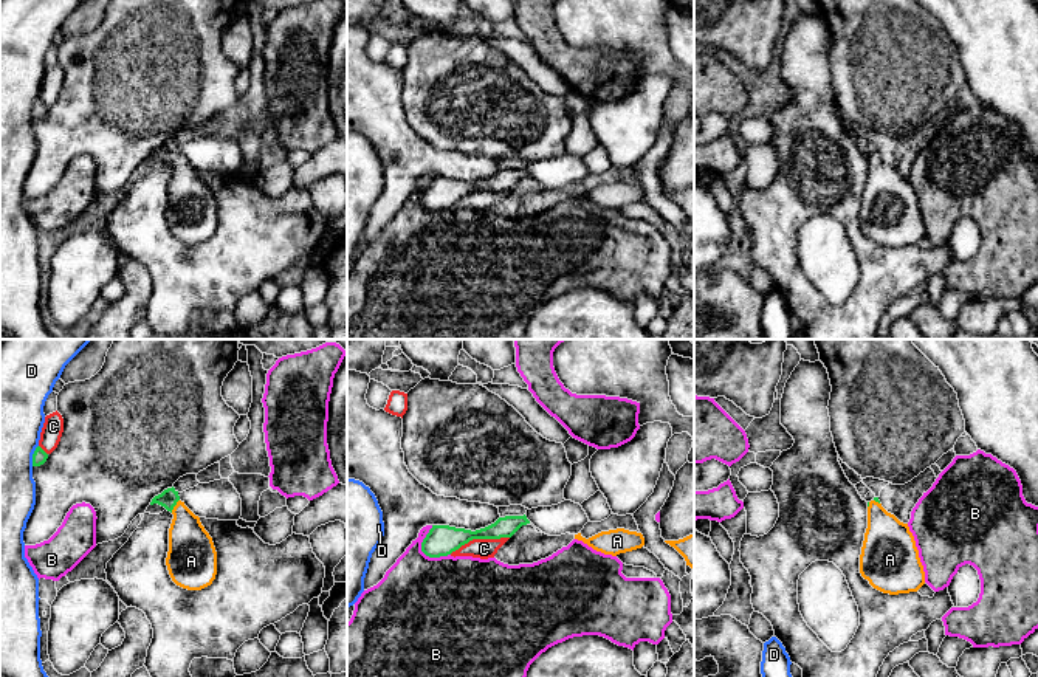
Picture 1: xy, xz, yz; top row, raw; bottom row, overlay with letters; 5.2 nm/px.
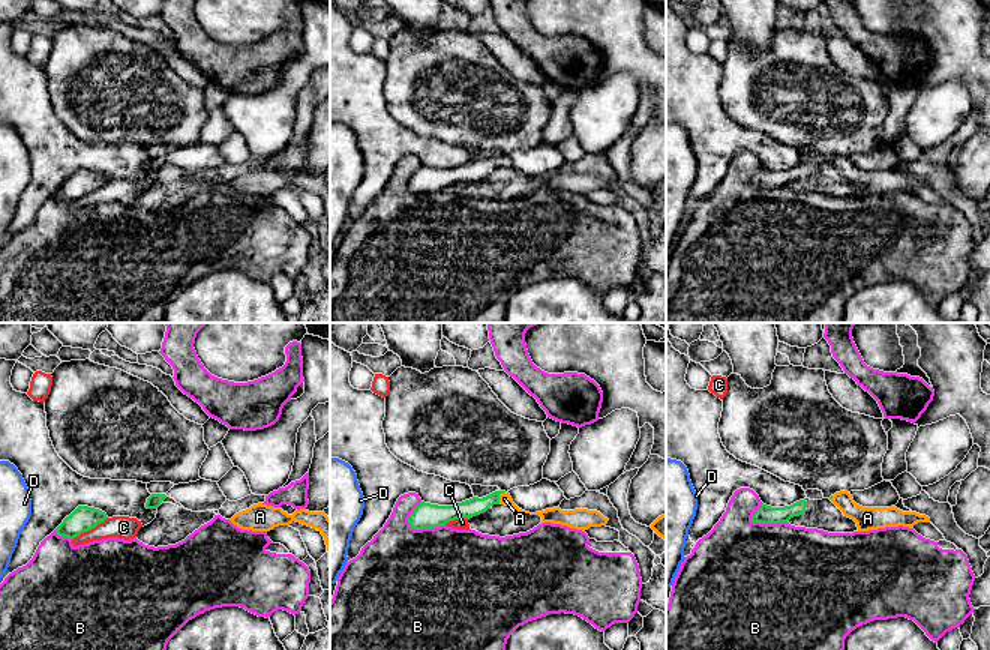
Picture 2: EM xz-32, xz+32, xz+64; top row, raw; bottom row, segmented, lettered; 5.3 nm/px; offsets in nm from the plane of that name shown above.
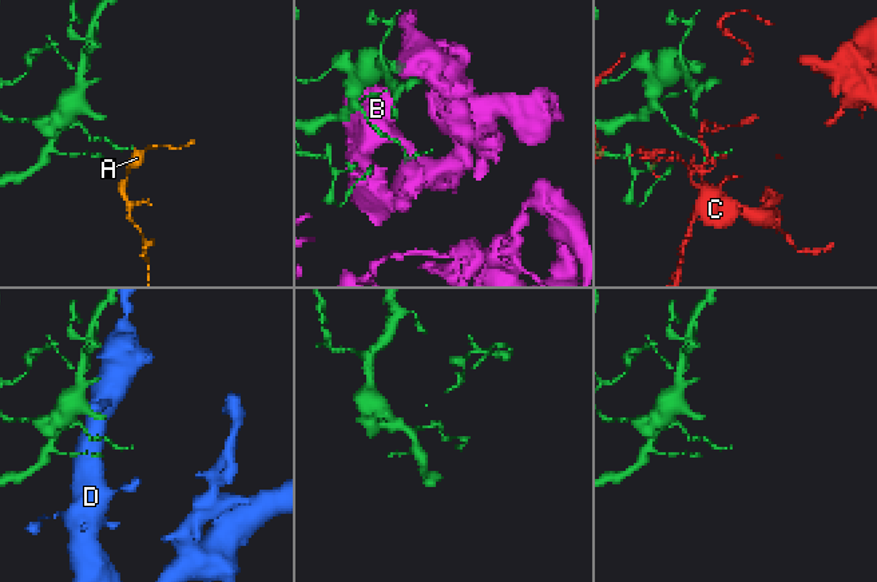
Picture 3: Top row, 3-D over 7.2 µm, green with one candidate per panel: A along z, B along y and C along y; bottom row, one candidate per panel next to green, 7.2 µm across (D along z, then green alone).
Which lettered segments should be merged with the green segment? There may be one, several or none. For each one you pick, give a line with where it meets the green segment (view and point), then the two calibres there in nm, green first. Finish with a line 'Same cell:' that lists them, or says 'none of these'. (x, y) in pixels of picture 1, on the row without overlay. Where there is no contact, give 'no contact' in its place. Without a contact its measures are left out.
A: xy (175, 157) | 90/240 nm
Same cell: A

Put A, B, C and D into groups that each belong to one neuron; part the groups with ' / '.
A / B / C / D

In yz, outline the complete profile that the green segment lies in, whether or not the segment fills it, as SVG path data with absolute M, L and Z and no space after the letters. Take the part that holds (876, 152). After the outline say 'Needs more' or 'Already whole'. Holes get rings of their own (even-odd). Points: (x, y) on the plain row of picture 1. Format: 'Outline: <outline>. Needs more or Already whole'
Outline: M878 150L868 155L868 181L860 208L860 226L889 248L917 245L925 225L908 177L888 166Z. Needs more

